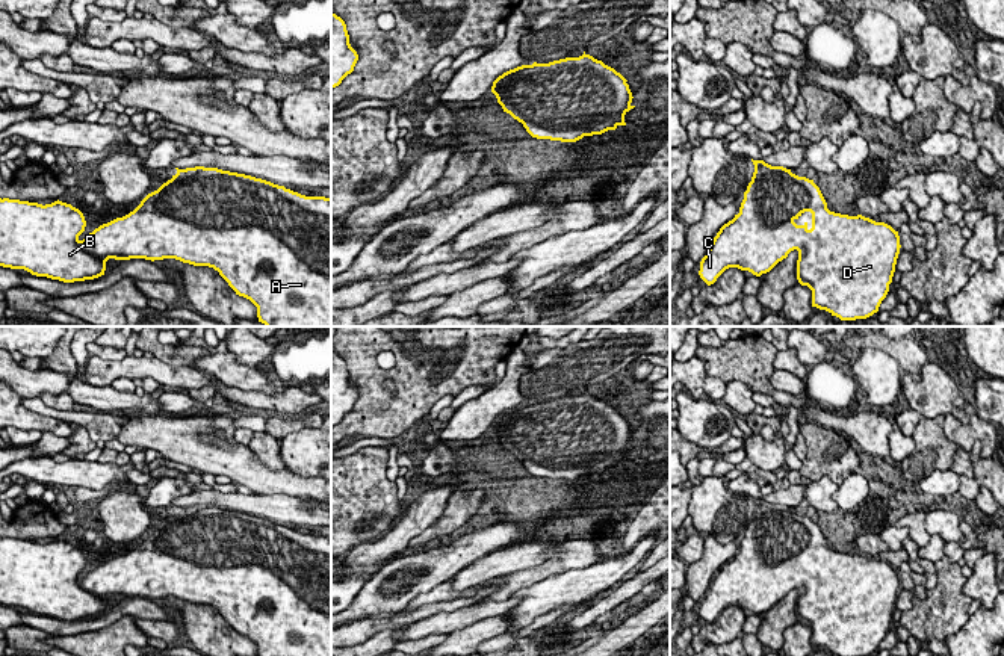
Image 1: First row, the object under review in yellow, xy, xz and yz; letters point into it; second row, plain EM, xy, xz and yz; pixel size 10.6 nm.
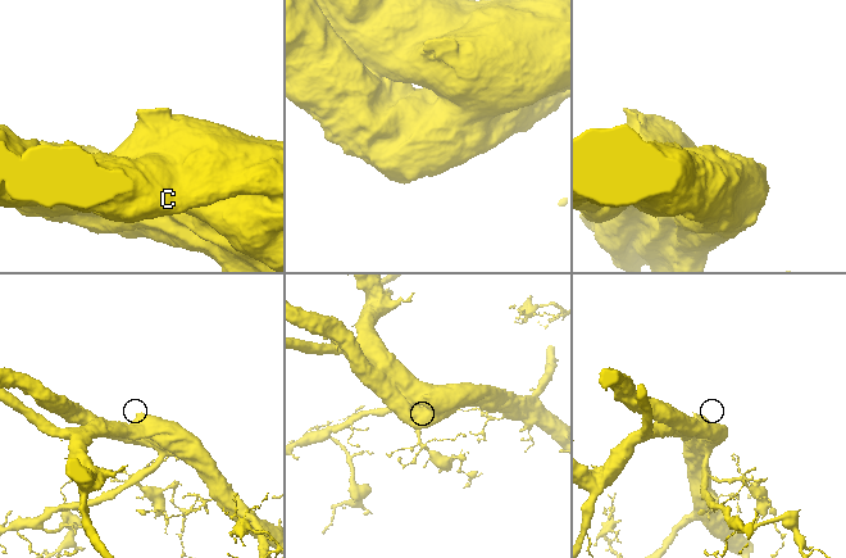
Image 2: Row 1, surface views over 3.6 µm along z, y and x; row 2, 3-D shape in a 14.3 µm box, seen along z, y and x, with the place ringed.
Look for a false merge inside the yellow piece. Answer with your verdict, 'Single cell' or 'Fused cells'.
Single cell

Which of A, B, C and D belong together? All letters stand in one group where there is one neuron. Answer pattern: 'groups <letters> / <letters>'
groups A B C D

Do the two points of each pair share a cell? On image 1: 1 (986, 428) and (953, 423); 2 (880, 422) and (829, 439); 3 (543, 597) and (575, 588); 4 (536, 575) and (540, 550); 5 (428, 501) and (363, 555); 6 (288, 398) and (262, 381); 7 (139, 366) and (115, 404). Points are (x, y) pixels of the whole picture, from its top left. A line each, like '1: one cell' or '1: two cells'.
1: one cell
2: two cells
3: one cell
4: two cells
5: one cell
6: two cells
7: two cells

